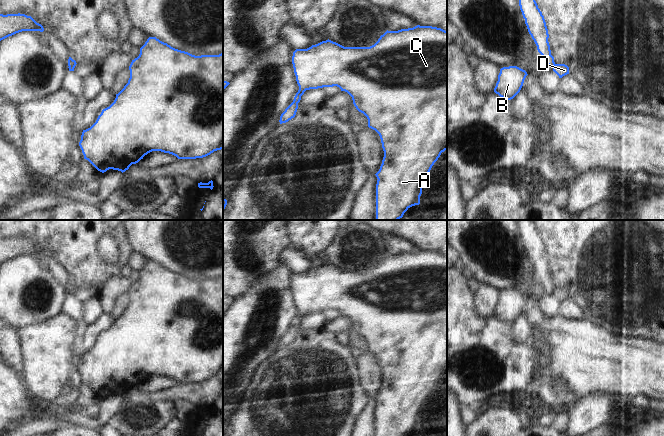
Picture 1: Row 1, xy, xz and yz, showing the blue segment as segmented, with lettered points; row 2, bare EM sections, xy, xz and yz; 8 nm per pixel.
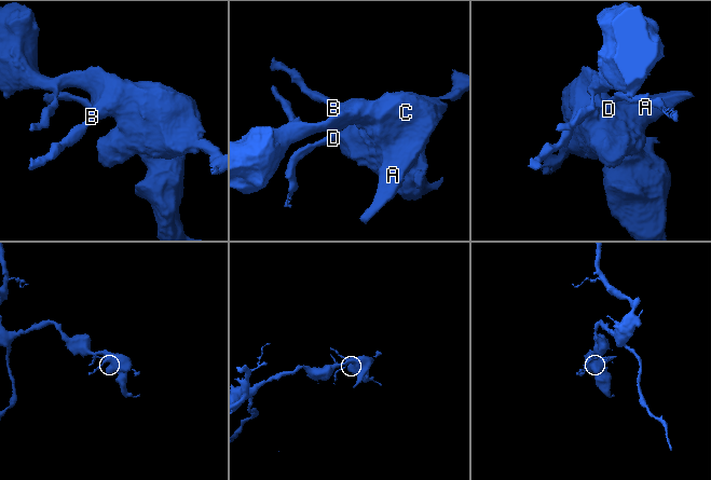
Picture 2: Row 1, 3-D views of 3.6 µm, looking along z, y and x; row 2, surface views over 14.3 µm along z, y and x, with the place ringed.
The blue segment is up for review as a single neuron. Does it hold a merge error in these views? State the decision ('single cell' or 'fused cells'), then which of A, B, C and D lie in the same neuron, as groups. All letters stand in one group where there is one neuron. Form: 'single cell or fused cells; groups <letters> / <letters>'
fused cells; groups A B C / D

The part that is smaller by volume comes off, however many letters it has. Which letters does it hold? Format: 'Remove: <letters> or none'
Remove: D

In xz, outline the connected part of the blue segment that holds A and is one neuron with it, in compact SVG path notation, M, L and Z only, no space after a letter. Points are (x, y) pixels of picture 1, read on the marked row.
M420 25L398 31L387 30L370 47L344 47L328 39L307 49L296 49L293 52L292 64L299 86L299 90L293 100L294 103L298 104L300 102L301 96L306 90L337 86L341 91L347 92L352 97L356 109L367 117L368 127L379 134L384 157L379 171L375 174L378 179L376 184L375 220L399 220L410 207L419 205L424 178L428 175L441 153L447 150L447 31L437 27Z

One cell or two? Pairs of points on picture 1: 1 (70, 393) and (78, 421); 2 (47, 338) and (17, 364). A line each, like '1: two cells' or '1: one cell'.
1: two cells
2: two cells

